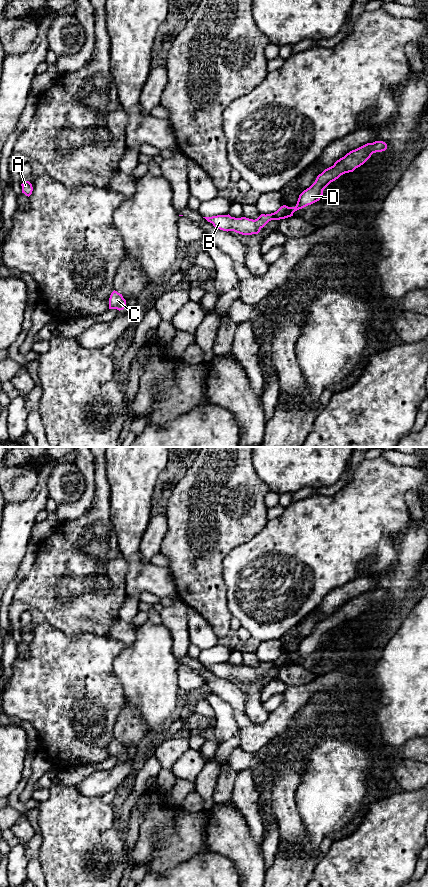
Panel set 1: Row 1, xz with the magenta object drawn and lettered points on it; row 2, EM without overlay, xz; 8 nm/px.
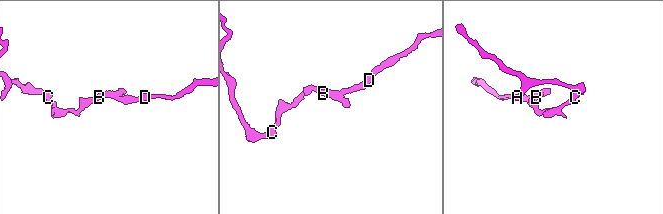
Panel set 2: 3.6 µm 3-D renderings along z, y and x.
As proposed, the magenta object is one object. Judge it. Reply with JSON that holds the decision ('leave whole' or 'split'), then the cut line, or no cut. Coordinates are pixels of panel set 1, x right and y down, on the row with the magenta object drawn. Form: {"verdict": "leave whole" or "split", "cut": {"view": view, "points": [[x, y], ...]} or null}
{"verdict": "leave whole", "cut": null}

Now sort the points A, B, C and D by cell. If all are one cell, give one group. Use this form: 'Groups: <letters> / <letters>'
Groups: A B C D

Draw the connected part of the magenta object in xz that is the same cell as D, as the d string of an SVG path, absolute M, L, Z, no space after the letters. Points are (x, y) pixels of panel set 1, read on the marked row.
M375 141L350 151L337 160L333 166L325 169L317 176L315 182L299 195L295 207L283 205L276 212L266 215L261 214L255 220L246 217L235 218L229 214L203 218L212 223L215 228L223 231L234 231L242 235L258 234L269 221L291 217L295 211L319 201L323 195L323 190L331 182L345 173L353 172L363 165L373 153L382 152L386 149L387 144L385 142Z

